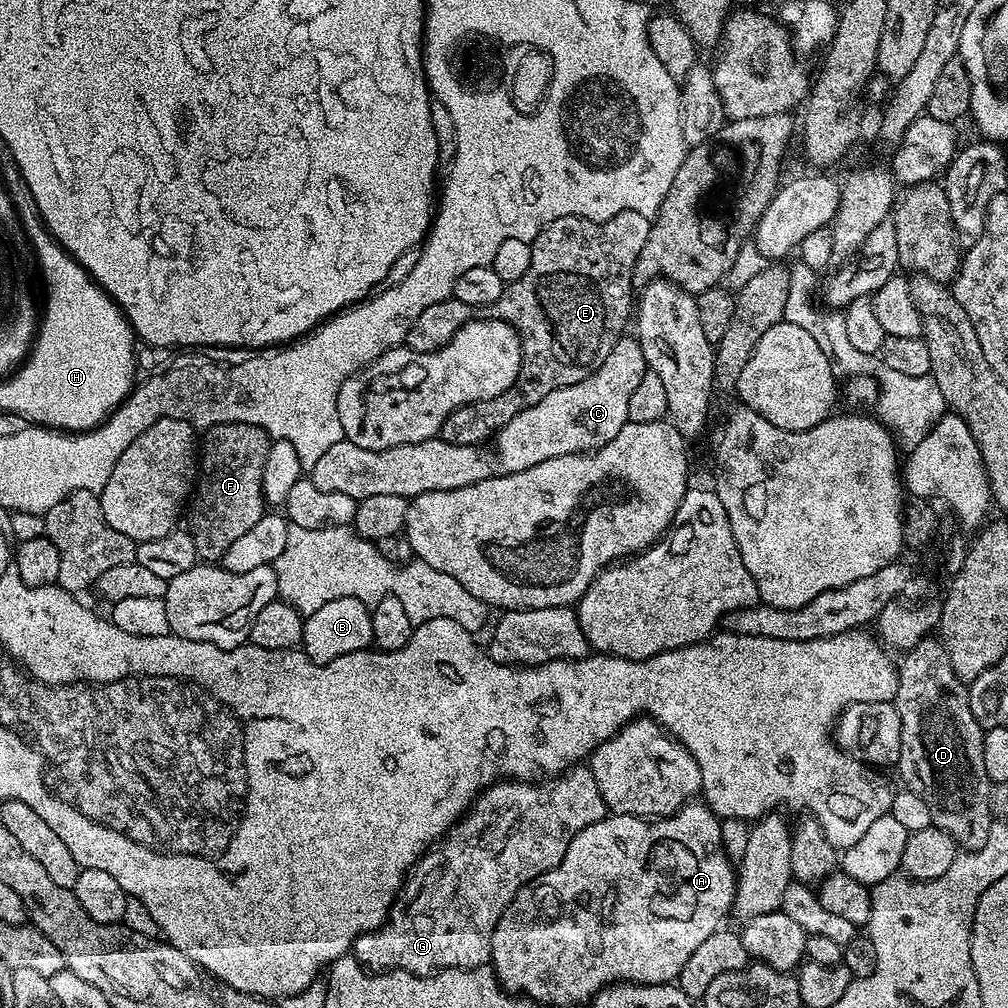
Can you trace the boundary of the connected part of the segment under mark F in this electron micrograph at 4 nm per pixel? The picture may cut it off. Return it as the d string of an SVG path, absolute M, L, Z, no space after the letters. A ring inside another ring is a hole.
M219 424L203 433L198 444L199 475L186 508L186 530L194 538L194 550L201 561L223 561L230 545L266 515L262 469L269 443L266 430L249 424Z

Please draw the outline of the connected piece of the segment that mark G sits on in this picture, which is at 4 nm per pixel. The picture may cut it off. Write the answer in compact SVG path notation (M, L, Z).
M573 766L543 782L501 779L490 785L472 801L471 808L453 824L448 835L417 860L403 888L396 893L387 920L373 932L357 936L351 955L370 972L395 970L430 976L446 968L485 967L492 958L492 935L498 918L502 918L518 890L558 866L574 834L607 815L608 807L588 766Z

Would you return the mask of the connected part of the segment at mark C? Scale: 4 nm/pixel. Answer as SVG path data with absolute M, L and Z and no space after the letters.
M625 334L614 350L610 350L606 362L602 362L592 375L582 382L574 382L574 386L562 386L562 390L546 394L542 402L534 402L534 406L514 414L514 418L510 418L510 422L496 433L493 452L488 446L458 446L439 438L386 450L366 450L343 439L334 442L334 446L314 462L310 479L318 490L350 494L350 498L358 502L374 494L398 494L411 498L434 490L458 490L491 476L521 472L550 458L587 454L606 446L606 442L610 442L614 434L628 423L630 394L634 394L646 371L648 363L642 354L640 341L635 335Z

